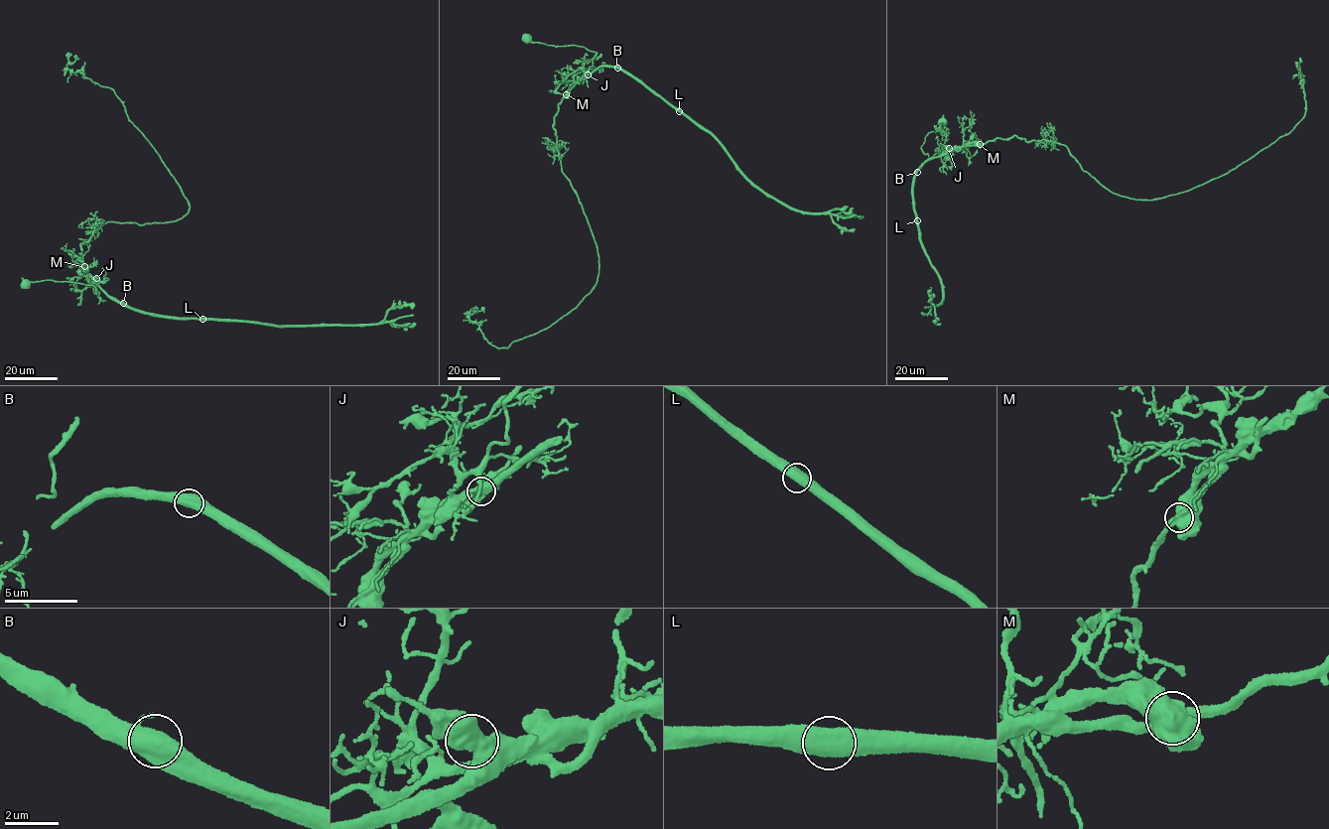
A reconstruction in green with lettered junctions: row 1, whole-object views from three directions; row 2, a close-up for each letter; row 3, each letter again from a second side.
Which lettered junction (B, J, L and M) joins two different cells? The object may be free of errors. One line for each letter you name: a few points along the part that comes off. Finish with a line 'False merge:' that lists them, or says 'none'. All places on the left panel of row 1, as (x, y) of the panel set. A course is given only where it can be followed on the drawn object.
M: course (84, 266), (80, 244), (107, 221), (163, 222), (181, 217), (190, 208), (113, 91), (66, 69), (75, 56)
False merge: M

